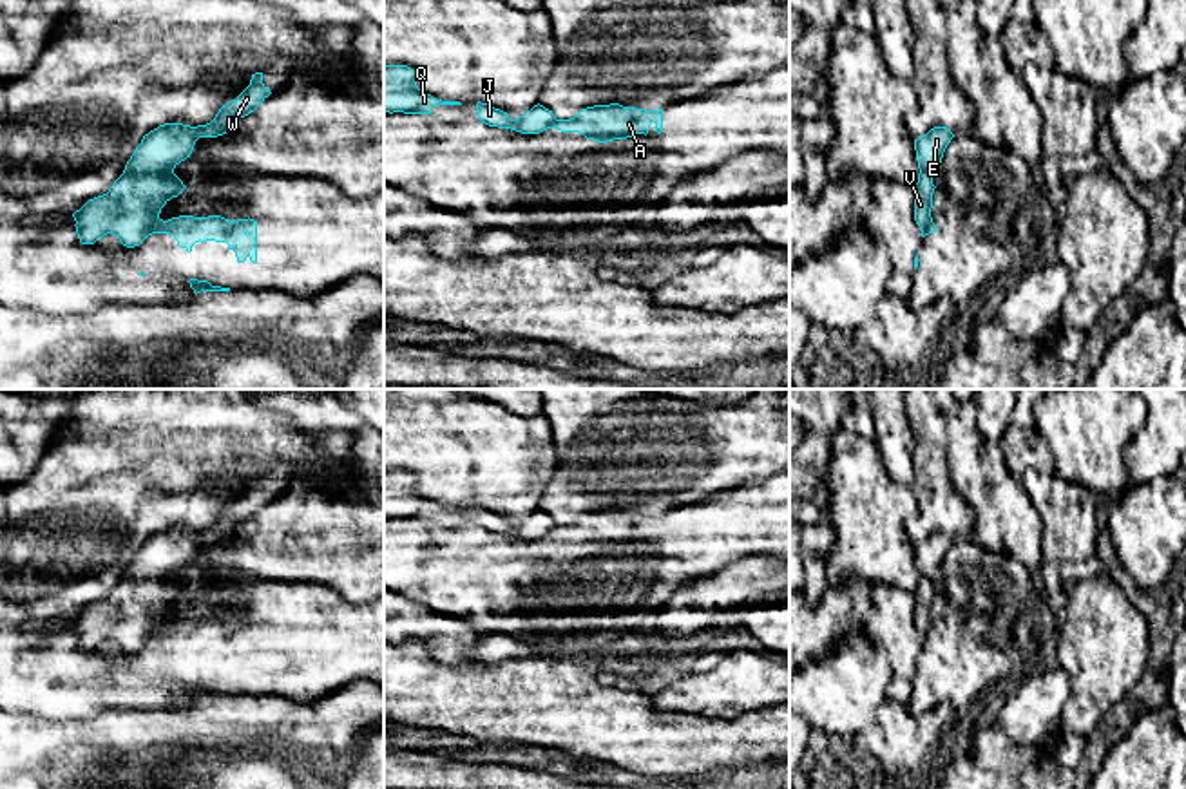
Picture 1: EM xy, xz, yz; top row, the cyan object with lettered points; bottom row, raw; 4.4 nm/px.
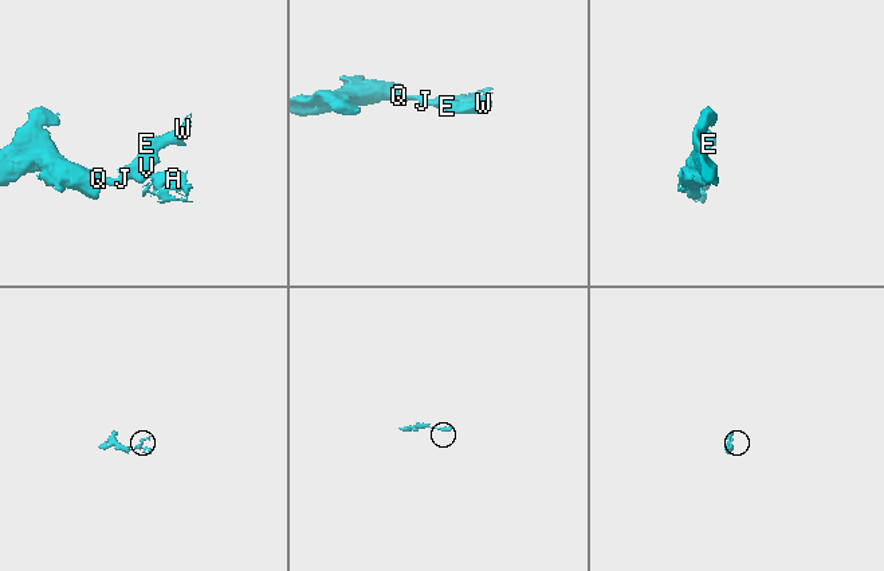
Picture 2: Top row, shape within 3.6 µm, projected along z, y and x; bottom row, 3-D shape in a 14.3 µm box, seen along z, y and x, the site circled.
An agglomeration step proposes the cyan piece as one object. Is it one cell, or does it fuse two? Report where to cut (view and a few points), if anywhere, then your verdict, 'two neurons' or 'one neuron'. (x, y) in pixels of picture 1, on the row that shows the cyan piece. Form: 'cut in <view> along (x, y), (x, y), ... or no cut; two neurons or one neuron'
cut in xy along (158, 218), (147, 234); two neurons

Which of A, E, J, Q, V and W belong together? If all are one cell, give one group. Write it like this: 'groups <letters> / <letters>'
groups A / E J Q V W

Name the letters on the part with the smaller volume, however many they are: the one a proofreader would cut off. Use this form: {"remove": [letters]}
{"remove": ["A"]}

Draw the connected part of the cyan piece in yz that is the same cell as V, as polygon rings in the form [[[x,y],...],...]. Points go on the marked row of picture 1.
[[[934,127],[927,134],[914,139],[916,161],[918,161],[918,183],[914,188],[914,221],[922,230],[922,237],[927,235],[927,228],[933,223],[933,176],[931,170],[936,163],[942,163],[943,152],[954,134],[947,127]]]

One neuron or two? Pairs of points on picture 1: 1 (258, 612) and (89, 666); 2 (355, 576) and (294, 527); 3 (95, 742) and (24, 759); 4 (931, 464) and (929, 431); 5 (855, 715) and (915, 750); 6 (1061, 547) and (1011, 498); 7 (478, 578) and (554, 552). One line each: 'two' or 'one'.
1: one
2: one
3: one
4: one
5: two
6: two
7: one

